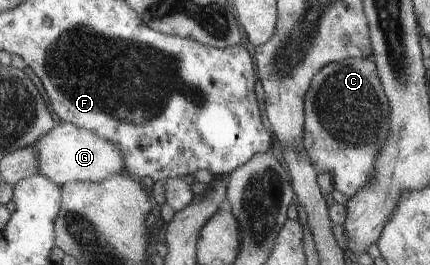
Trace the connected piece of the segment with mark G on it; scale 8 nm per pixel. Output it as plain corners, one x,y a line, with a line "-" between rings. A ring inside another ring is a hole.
64,121
47,130
32,146
37,152
38,173
58,186
66,181
98,183
110,175
125,172
121,150
116,144

